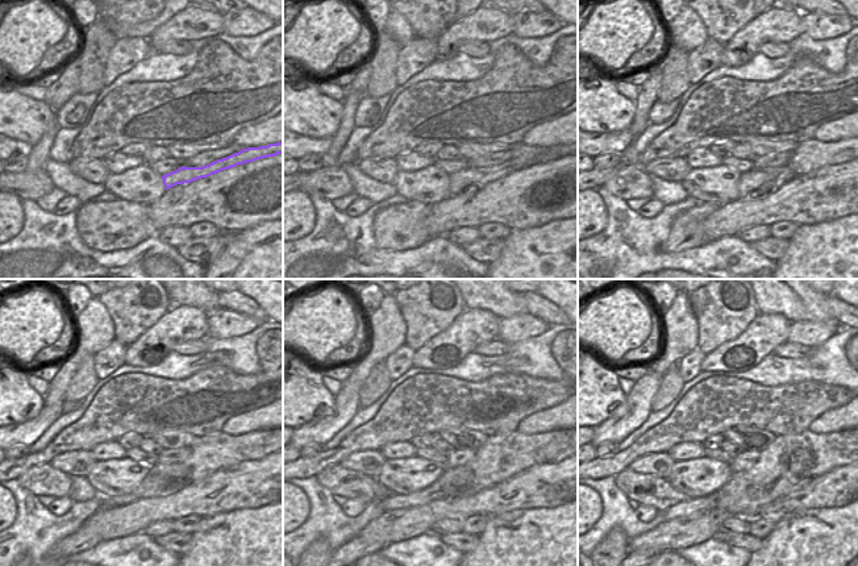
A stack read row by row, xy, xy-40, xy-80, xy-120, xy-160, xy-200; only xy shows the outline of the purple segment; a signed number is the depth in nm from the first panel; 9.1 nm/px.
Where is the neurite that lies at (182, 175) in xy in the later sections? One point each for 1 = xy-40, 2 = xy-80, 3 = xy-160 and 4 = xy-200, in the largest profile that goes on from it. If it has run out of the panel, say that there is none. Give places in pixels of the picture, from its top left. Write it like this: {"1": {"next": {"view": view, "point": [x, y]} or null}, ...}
{"1": {"next": {"view": "xy-40", "point": [459, 180]}}, "2": {"next": {"view": "xy-80", "point": [749, 182]}}, "3": {"next": {"view": "xy-160", "point": [434, 491]}}, "4": {"next": {"view": "xy-200", "point": [694, 508]}}}

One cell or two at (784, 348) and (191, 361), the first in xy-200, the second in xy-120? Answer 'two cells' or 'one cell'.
two cells

